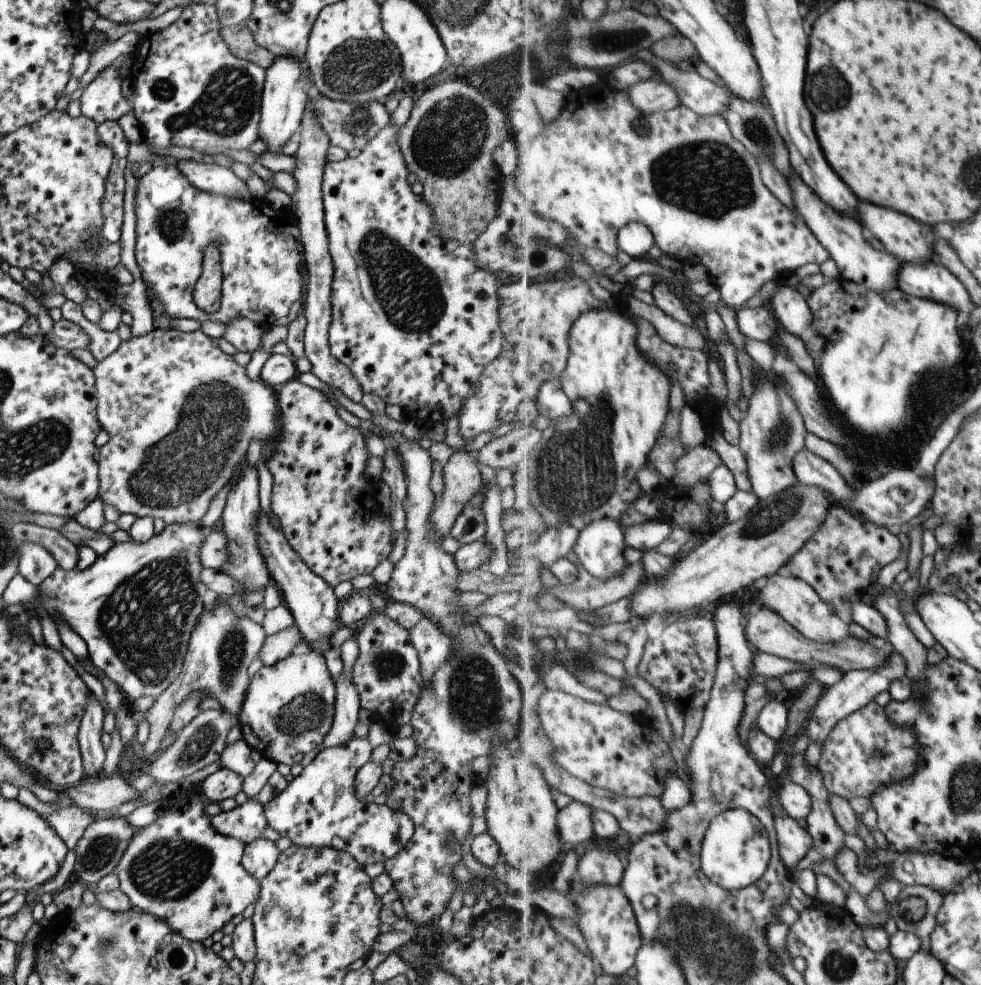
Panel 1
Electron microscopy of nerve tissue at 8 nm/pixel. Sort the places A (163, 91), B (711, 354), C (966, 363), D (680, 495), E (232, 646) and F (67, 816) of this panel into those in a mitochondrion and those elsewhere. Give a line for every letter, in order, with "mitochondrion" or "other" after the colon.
A: mitochondrion
B: other
C: other
D: other
E: mitochondrion
F: other

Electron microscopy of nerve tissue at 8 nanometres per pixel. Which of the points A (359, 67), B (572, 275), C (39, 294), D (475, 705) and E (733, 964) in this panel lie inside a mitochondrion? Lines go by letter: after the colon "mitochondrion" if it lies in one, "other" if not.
A: mitochondrion
B: other
C: other
D: mitochondrion
E: mitochondrion

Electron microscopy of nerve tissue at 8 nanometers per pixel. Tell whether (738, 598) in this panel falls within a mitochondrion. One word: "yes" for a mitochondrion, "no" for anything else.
no

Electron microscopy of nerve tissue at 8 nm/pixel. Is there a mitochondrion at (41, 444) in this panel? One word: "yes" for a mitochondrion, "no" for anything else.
yes

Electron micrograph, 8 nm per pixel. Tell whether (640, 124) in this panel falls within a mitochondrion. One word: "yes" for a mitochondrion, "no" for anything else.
no

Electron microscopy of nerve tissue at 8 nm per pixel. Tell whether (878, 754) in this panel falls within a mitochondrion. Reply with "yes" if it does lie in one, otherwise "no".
yes

